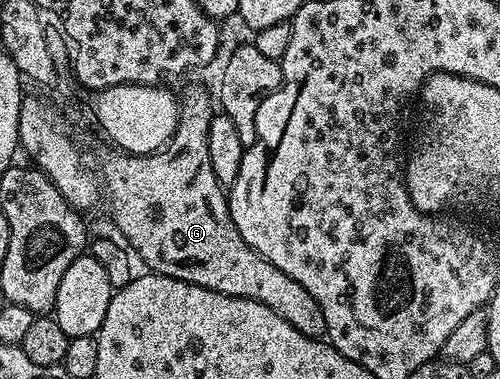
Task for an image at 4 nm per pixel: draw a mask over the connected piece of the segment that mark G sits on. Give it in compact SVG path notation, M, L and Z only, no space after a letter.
M194 89L180 101L178 126L172 139L157 153L149 153L146 157L133 155L117 155L110 157L102 165L100 185L104 197L110 200L110 217L119 229L121 240L146 264L147 270L162 273L166 277L175 277L200 287L208 287L212 291L220 291L229 297L243 297L264 303L264 307L272 307L276 315L288 319L300 335L326 337L324 311L320 311L320 303L296 283L296 279L288 279L284 271L280 271L268 259L264 259L236 231L236 223L232 223L230 203L224 186L216 179L216 171L212 171L212 159L208 159L208 127L216 115L212 97L202 89Z

